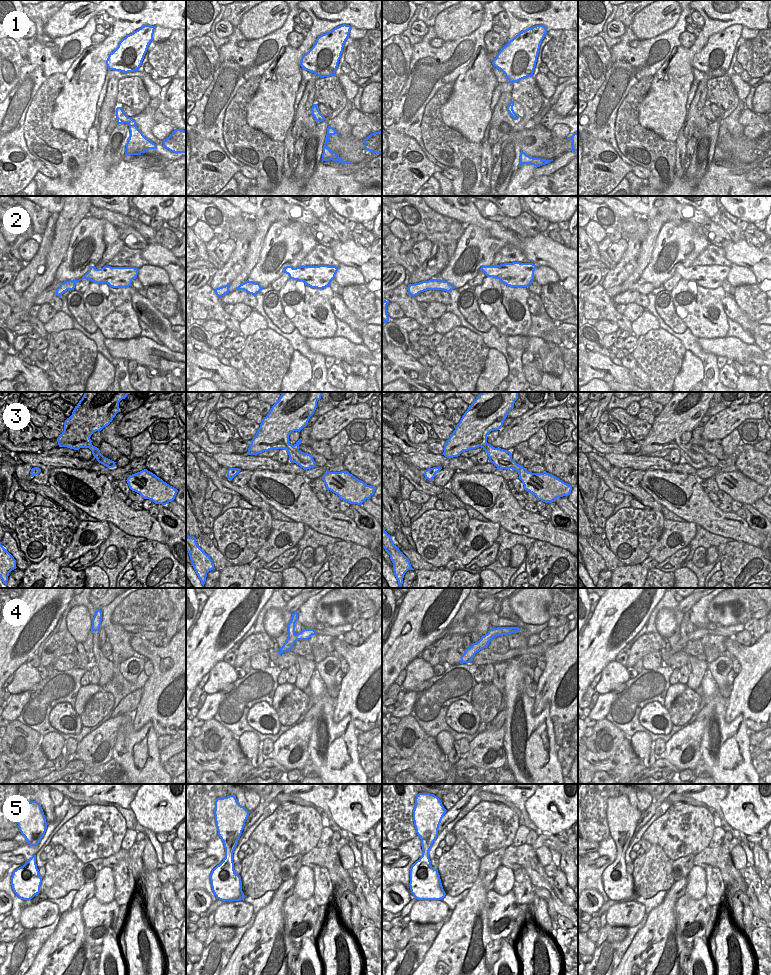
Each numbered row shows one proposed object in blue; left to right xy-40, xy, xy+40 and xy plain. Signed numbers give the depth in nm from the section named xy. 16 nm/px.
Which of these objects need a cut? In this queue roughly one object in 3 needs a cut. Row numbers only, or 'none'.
1, 4.

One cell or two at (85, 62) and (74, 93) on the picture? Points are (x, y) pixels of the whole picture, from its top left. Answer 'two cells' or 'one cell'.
one cell

